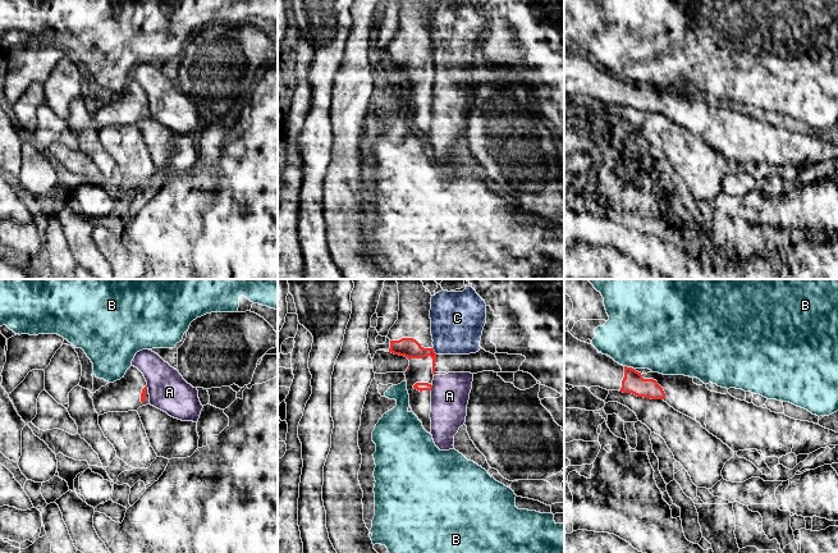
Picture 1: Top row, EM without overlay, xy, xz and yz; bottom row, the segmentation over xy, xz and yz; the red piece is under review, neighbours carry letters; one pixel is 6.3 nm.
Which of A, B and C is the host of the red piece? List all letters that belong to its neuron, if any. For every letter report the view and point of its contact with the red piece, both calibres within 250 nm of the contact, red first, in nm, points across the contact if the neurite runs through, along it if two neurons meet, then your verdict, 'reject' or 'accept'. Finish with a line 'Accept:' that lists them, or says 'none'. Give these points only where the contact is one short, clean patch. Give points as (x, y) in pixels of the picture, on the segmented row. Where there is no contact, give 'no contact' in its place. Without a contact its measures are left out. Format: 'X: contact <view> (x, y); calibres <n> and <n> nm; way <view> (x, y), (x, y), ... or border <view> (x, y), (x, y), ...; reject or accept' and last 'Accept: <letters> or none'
A: contact xz (431, 388); calibres 50 and 240 nm; border xz (433, 385), (430, 389); reject
B: contact yz (628, 368); calibres 130 and 460 nm; border yz (624, 365), (631, 368); reject
C: contact xz (434, 351); calibres 130 and 340 nm; border xz (433, 348), (436, 353); reject
Accept: none

